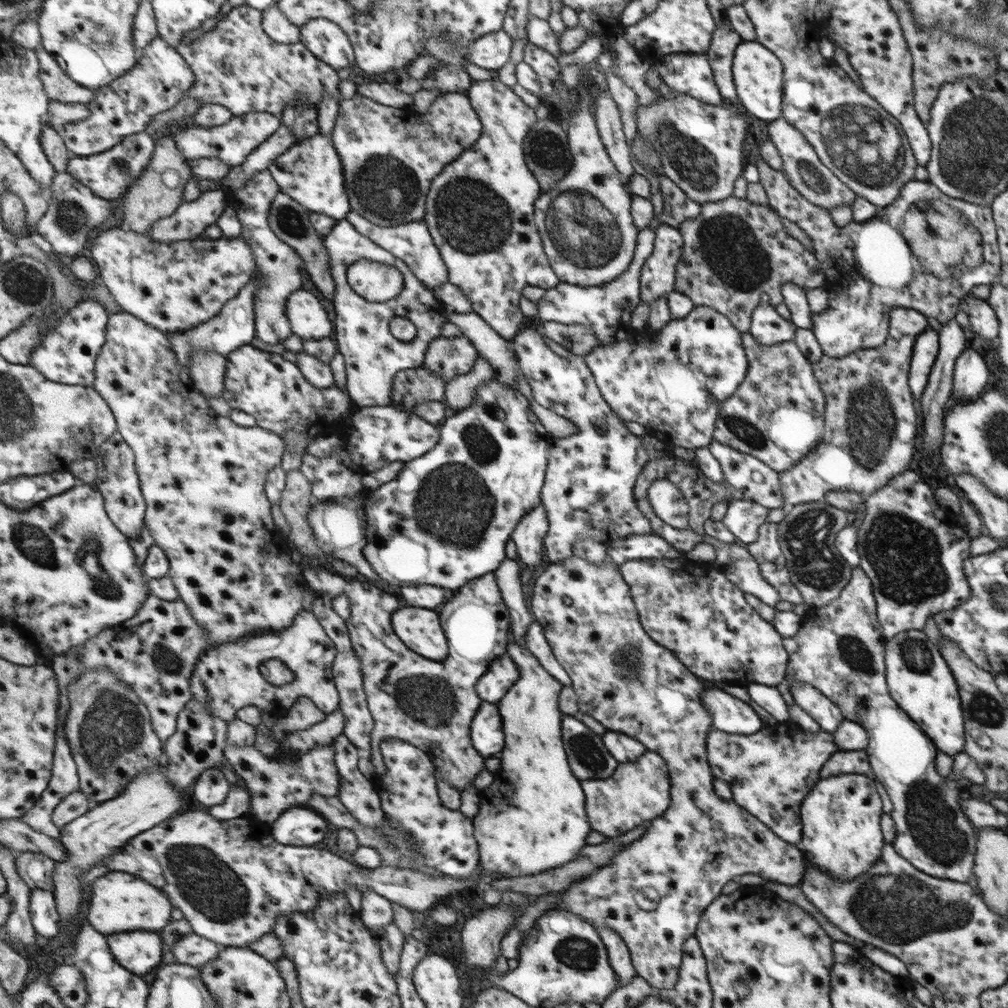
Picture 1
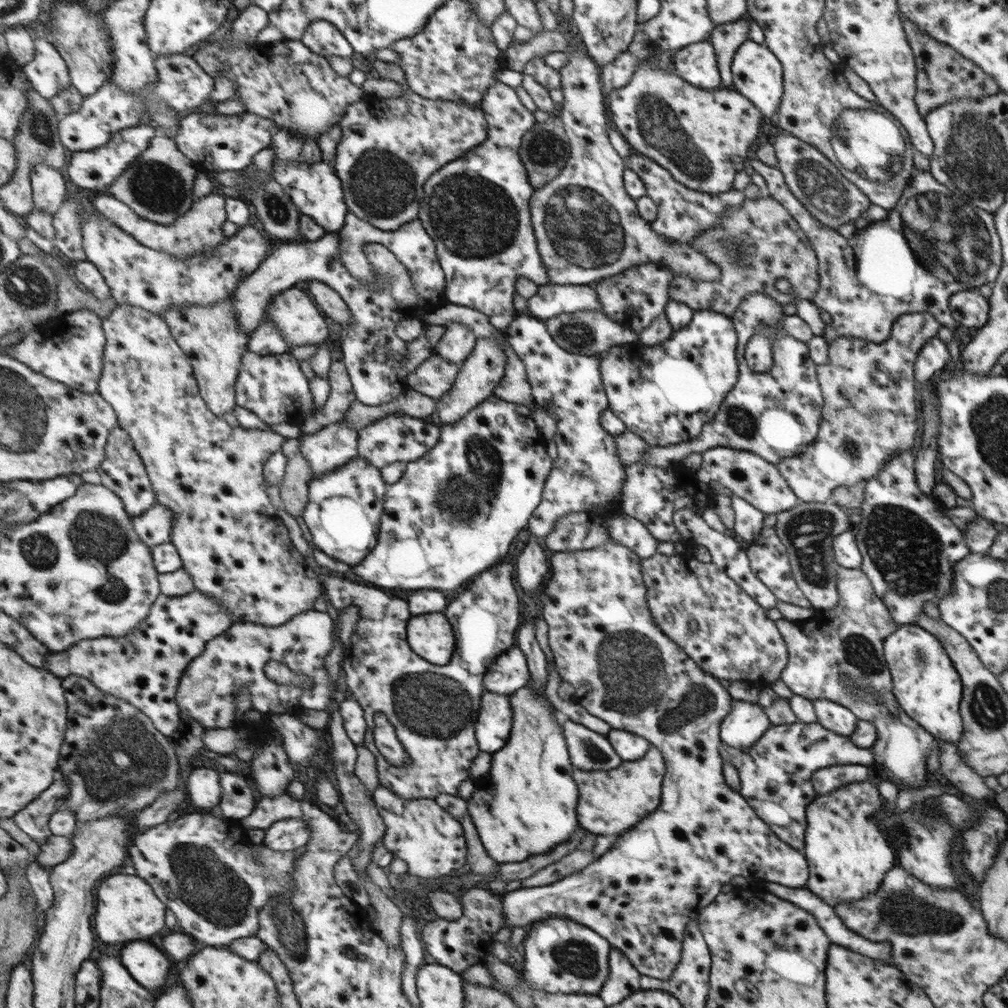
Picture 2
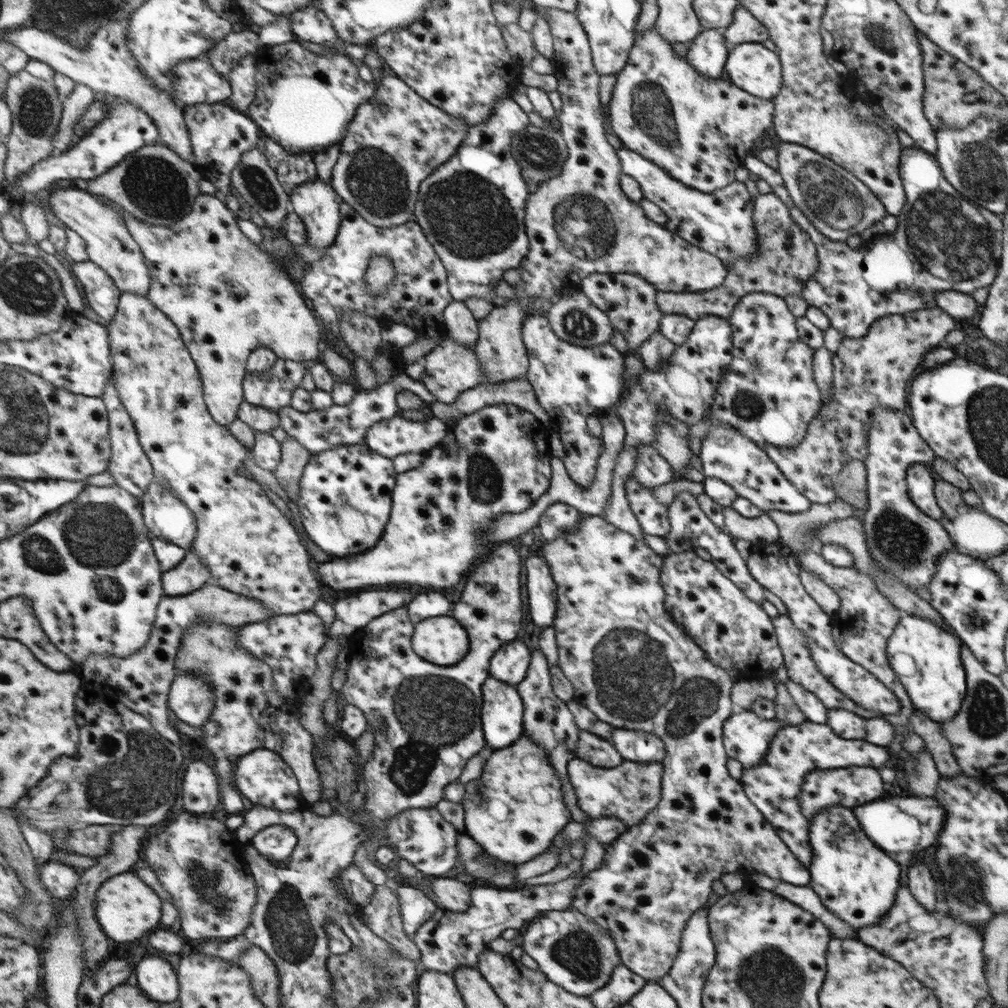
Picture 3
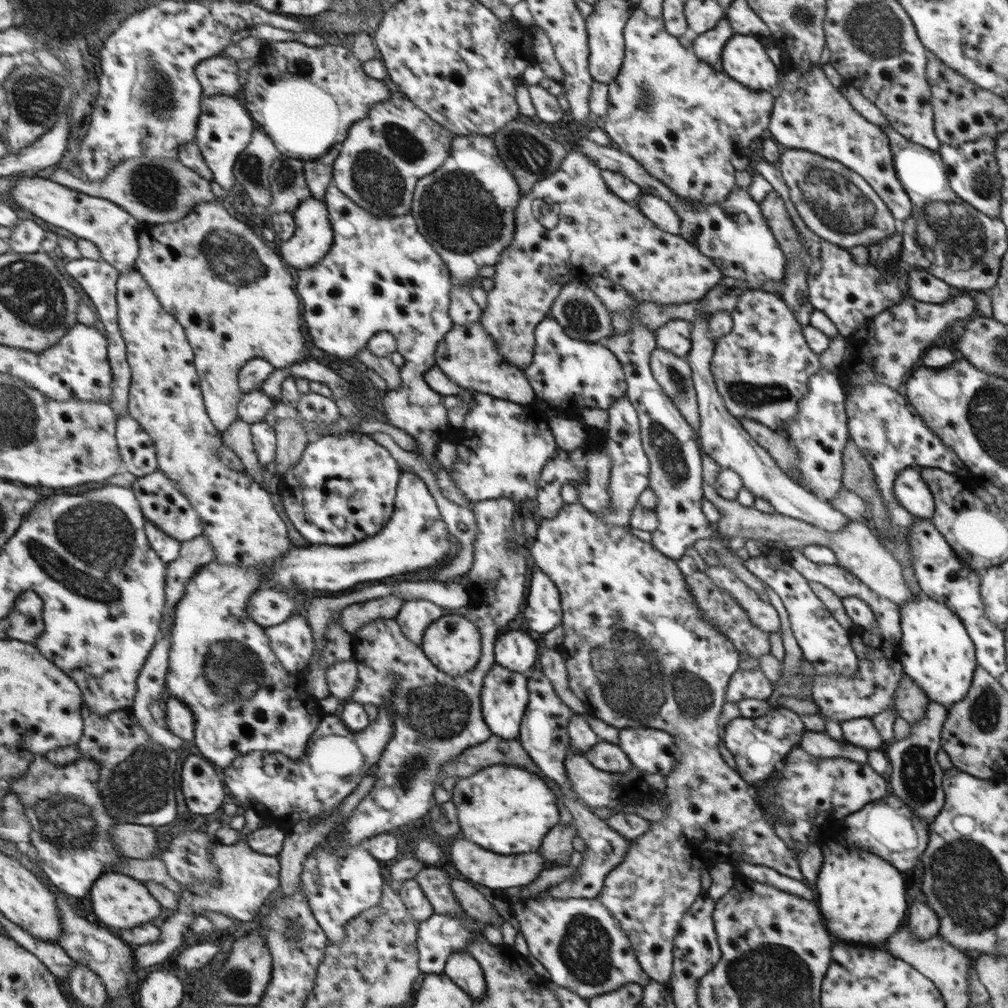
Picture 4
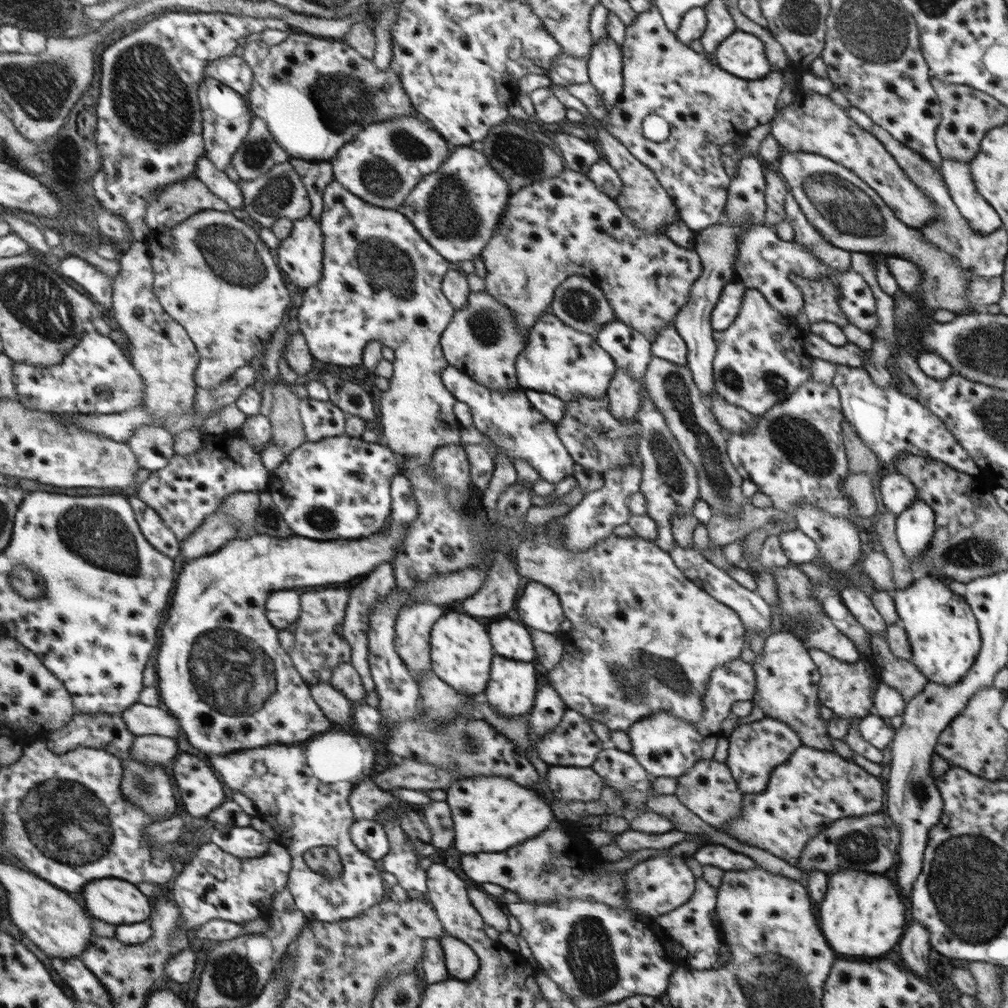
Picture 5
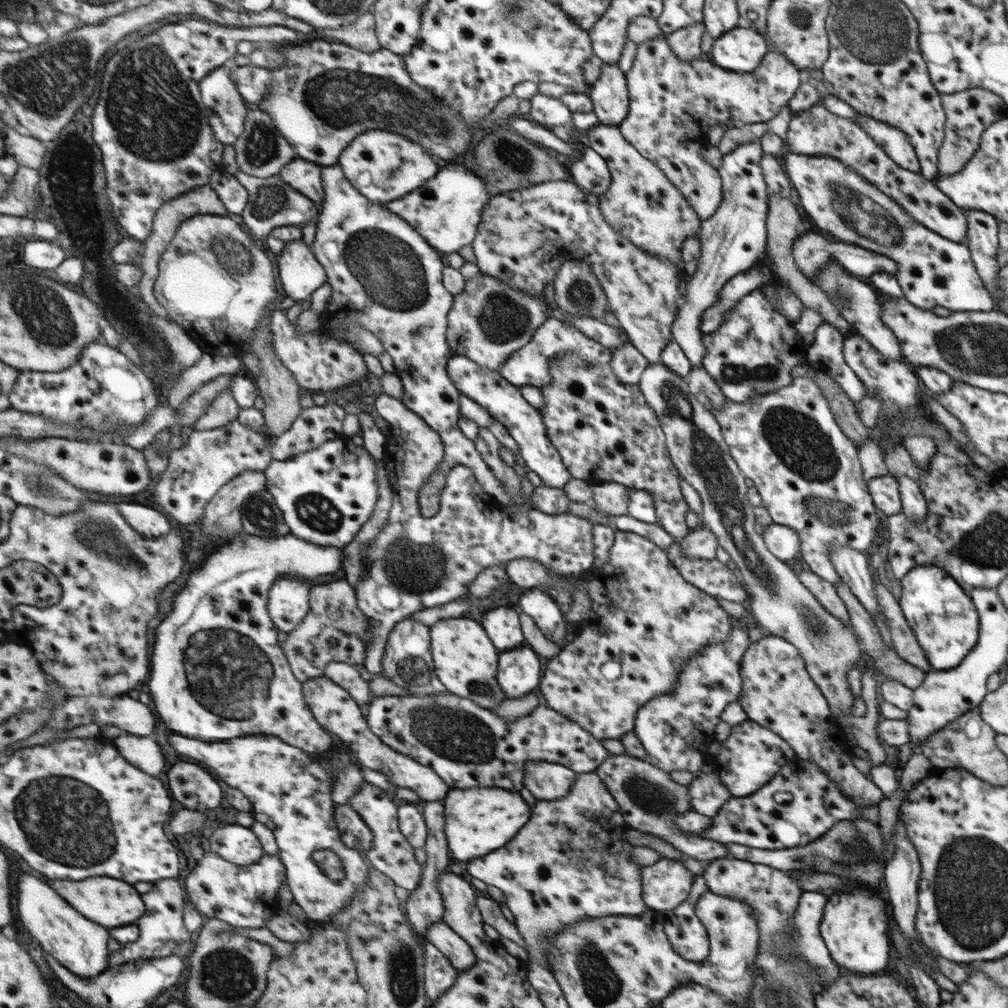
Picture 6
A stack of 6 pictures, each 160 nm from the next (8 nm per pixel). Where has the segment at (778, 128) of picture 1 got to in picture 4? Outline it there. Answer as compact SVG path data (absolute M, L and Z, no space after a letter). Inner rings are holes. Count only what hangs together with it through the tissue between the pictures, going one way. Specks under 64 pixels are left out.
M782 148L776 166L784 177L791 202L806 228L835 247L865 247L896 233L887 204L861 175L834 160L808 150Z

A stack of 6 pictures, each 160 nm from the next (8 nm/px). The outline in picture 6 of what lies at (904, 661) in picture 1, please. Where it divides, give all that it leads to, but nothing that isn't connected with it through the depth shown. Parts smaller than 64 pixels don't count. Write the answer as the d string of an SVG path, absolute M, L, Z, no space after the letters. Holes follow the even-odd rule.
M917 565L900 578L901 596L898 605L913 631L915 640L924 652L927 662L935 671L955 669L979 640L979 615L969 596L963 594L960 583L948 571L935 565Z

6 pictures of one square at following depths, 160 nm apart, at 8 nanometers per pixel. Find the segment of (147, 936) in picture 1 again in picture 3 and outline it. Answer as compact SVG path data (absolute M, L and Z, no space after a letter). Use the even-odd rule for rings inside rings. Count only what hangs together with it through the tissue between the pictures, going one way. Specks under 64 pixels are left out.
M146 955L135 966L136 983L154 1001L175 1002L181 994L175 968L159 956Z

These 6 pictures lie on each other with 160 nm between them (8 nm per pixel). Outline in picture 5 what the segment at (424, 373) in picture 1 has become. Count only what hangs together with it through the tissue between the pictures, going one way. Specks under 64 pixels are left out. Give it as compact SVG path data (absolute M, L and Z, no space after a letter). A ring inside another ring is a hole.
M469 291L467 305L449 321L445 338L440 338L440 350L445 350L447 364L468 375L475 382L496 391L522 389L517 381L516 358L524 349L522 332L516 326L516 314L487 291Z

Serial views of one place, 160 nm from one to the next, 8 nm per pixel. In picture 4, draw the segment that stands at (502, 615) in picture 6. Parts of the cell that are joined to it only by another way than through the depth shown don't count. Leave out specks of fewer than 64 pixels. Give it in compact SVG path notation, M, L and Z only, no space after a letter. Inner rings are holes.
M508 630L497 636L495 642L495 662L513 672L525 672L535 664L537 652L535 642L519 632L519 630Z

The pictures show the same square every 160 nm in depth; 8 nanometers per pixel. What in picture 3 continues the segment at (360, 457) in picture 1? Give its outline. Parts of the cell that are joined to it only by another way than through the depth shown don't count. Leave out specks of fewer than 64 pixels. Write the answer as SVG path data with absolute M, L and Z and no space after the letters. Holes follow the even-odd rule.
M396 416L375 422L368 430L364 443L373 449L373 452L392 459L403 453L427 453L437 448L440 440L449 433L449 426L433 416L422 421L409 421Z

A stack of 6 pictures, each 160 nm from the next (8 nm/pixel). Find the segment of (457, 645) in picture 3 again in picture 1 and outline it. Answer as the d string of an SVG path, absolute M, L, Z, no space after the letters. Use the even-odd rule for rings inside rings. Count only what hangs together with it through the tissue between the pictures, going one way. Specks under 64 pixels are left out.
M399 608L396 612L392 615L393 630L409 650L432 662L443 661L448 656L447 636L439 628L435 612L423 608Z

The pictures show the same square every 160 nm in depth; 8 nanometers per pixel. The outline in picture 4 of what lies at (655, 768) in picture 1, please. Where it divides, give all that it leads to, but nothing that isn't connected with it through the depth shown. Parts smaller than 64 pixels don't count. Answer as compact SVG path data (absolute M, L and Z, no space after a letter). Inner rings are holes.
M571 755L563 762L570 789L581 802L591 808L609 807L627 809L630 806L651 805L664 802L664 775L645 772L632 767L629 772L613 774L599 770L589 763L583 755Z

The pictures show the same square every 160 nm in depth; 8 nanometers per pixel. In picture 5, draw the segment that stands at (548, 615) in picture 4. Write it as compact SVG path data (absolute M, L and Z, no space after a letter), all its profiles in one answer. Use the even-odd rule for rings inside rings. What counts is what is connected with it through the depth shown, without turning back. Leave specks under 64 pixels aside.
M528 581L514 608L525 626L555 634L564 613L561 612L559 603L558 595L550 587Z

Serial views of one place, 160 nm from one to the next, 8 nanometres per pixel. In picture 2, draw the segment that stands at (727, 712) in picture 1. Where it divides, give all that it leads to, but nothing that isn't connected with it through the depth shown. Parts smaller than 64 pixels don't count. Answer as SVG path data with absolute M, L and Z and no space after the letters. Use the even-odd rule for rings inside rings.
M735 700L720 726L720 742L735 749L749 749L770 726L759 705Z

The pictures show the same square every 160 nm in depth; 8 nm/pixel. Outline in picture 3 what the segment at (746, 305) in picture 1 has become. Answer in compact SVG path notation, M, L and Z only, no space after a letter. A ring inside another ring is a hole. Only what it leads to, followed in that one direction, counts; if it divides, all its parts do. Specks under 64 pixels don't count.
M773 193L757 194L753 197L753 208L751 212L751 222L755 230L755 253L749 259L734 260L727 270L727 277L724 283L715 289L707 292L661 292L656 291L654 298L659 312L663 314L683 314L694 321L705 315L713 315L724 319L729 318L736 301L749 293L760 293L781 295L781 298L788 294L802 294L805 285L812 280L816 270L819 268L819 257L816 255L815 244L811 242L808 235L800 230L800 226L792 219L791 212L785 207Z

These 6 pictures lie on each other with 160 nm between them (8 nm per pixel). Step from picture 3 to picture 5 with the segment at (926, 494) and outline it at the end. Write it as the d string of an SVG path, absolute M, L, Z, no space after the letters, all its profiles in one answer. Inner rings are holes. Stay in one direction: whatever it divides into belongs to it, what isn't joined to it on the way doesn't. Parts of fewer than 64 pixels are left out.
M887 470L879 482L879 496L887 512L898 515L919 499L917 490L909 479Z

